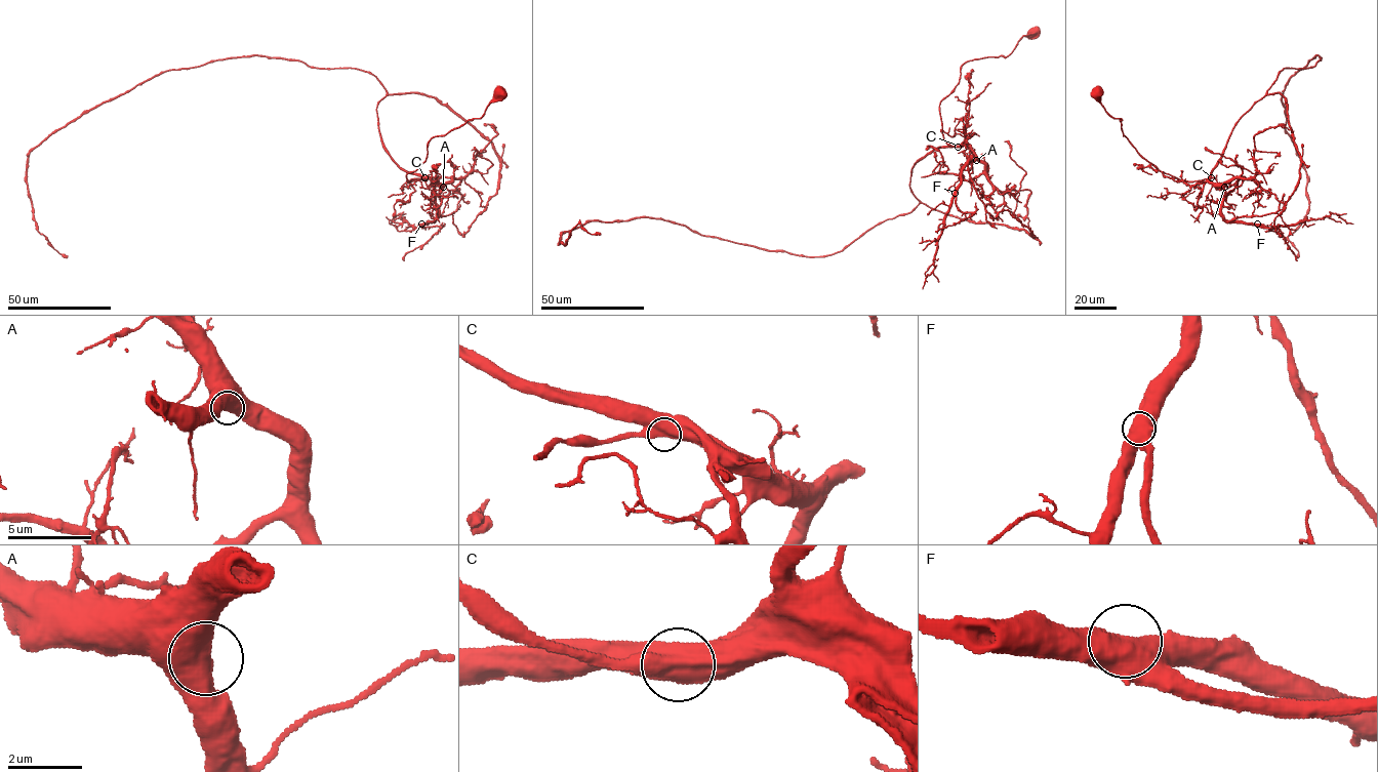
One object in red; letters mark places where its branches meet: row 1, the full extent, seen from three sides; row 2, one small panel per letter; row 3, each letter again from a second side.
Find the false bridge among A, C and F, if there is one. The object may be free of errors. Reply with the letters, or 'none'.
none

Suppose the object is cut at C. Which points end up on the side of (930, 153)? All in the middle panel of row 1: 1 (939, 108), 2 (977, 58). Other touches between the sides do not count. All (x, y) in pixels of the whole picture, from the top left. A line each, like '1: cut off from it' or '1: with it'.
1: cut off from it
2: cut off from it

